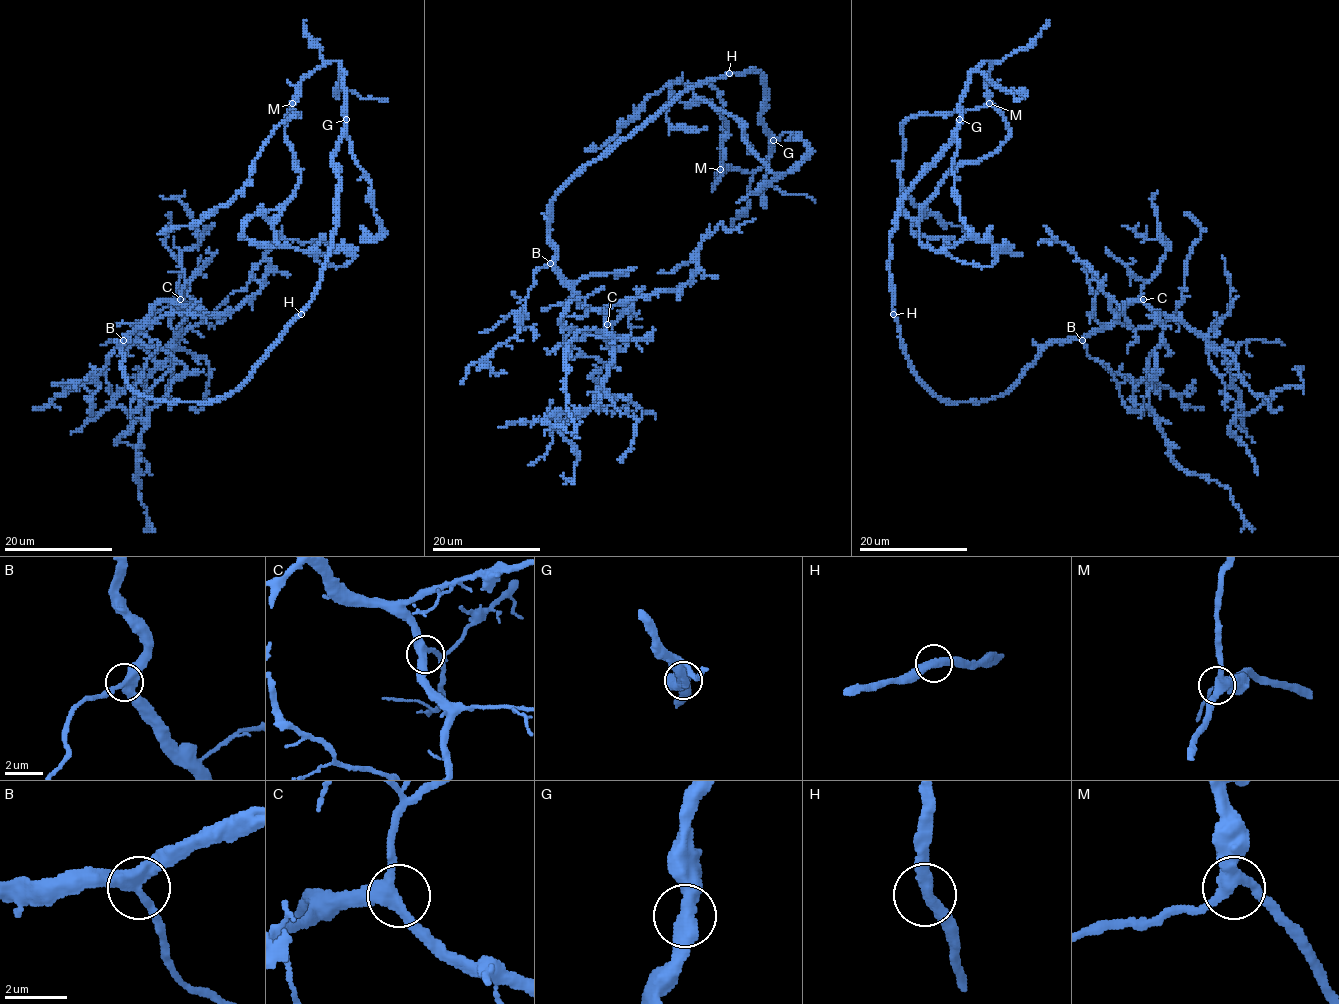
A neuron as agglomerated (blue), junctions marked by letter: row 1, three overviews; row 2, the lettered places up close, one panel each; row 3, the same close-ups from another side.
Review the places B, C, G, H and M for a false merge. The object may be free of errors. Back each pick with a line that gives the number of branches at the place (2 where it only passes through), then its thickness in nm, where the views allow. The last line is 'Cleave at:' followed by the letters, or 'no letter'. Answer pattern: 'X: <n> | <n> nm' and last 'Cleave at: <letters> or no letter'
Cleave at: no letter

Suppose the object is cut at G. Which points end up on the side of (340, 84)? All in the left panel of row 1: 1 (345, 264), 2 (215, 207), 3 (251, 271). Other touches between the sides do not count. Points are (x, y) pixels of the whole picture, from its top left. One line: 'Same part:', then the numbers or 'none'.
Same part: 1, 2

